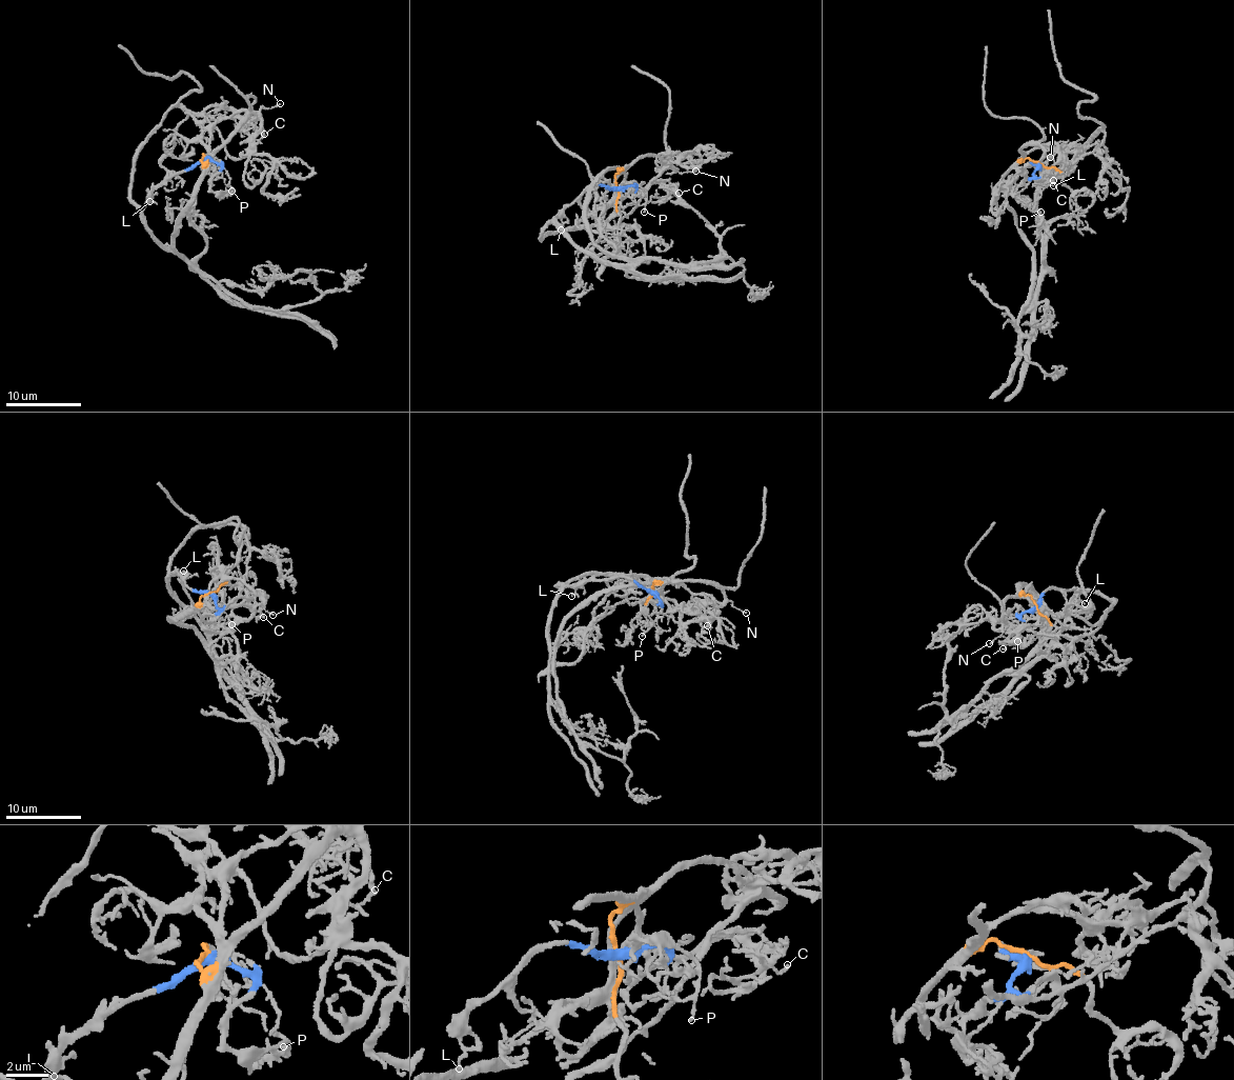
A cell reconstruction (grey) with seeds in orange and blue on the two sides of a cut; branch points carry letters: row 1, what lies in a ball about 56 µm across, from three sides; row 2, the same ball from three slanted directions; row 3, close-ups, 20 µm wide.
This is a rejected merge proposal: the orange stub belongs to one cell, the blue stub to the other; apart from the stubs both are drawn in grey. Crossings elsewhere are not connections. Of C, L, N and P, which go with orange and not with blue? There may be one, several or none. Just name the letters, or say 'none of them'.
C, N

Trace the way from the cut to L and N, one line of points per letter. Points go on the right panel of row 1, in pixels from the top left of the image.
L: (1040, 163), (1030, 159), (1040, 170), (1045, 180), (1054, 185)
N: (1040, 162), (1022, 158), (1020, 146), (1036, 145), (1051, 153), (1051, 157)

